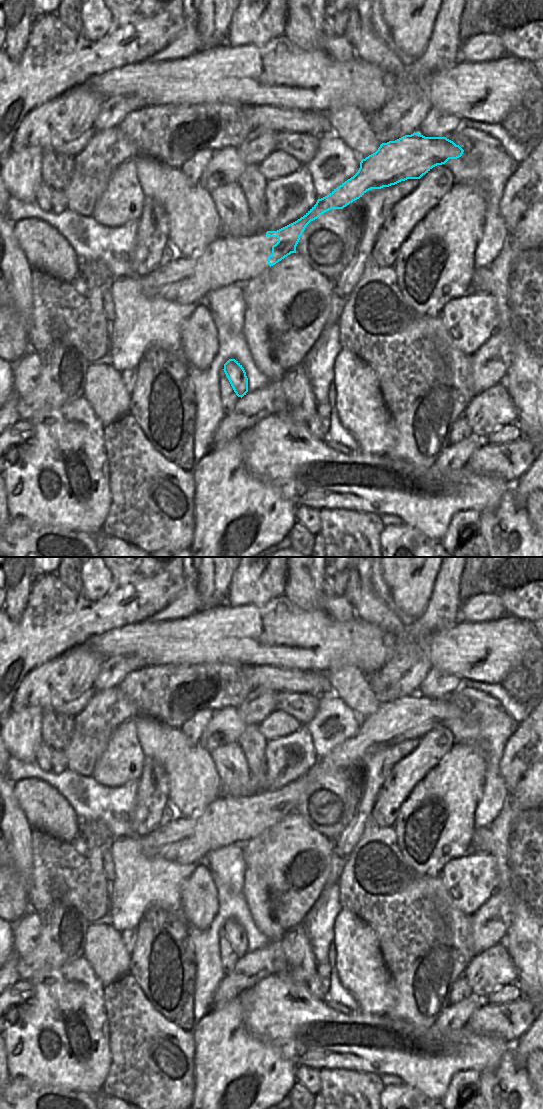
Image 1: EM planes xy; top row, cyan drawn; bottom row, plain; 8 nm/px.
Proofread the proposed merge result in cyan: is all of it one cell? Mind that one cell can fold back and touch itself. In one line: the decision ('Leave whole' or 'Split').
Split.

